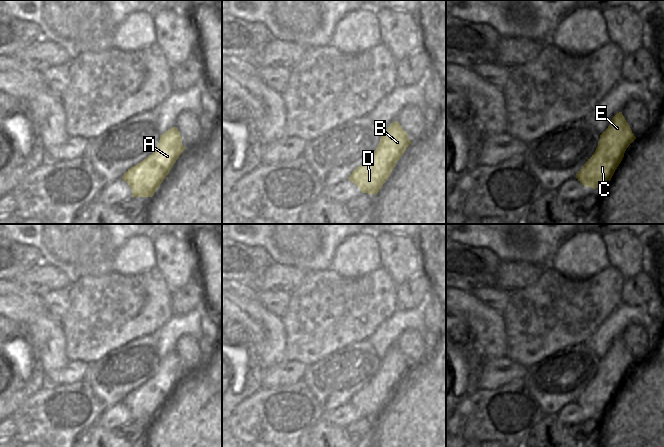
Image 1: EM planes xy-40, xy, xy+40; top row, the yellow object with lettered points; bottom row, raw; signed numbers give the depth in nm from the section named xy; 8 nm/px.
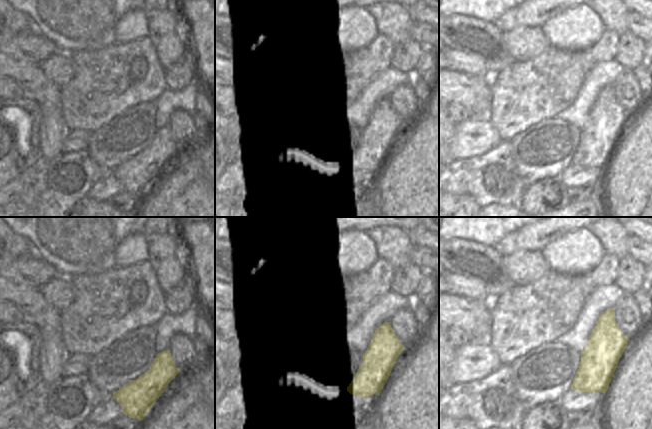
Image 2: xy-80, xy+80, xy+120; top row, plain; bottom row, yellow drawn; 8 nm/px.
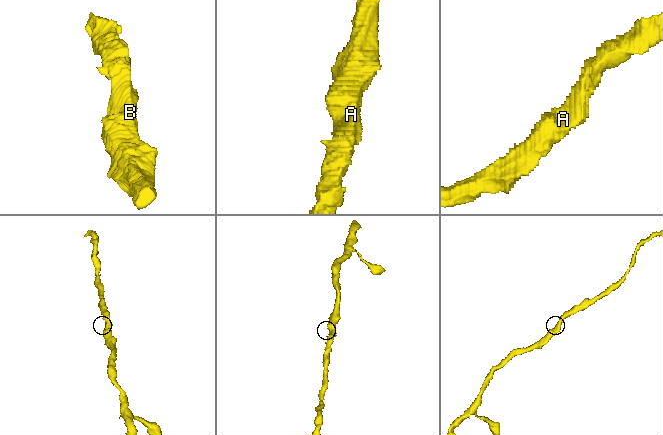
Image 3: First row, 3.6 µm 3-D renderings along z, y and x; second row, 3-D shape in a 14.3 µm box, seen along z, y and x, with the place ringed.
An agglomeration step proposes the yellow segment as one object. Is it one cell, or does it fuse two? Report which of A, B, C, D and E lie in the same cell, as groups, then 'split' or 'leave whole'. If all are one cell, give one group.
A B C D E | leave whole

